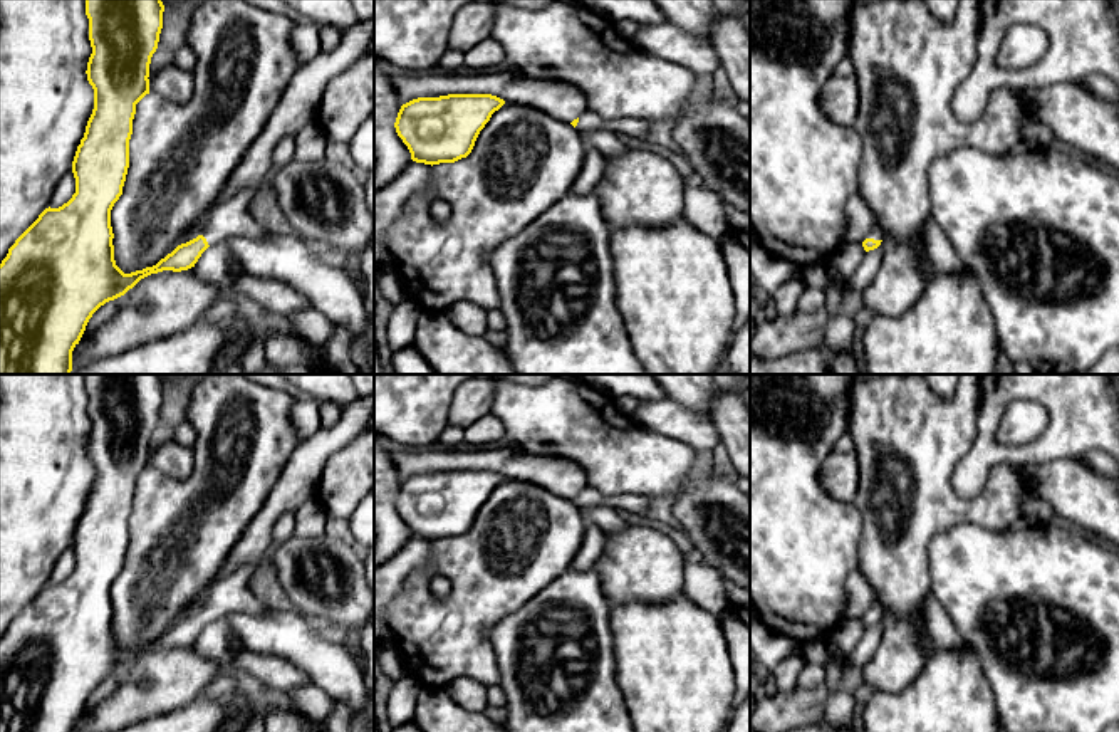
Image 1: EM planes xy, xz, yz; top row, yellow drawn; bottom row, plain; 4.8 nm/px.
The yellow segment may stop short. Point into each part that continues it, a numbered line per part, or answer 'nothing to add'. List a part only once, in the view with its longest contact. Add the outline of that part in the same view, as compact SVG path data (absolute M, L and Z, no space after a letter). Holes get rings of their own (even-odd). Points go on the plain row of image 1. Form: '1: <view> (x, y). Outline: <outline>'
1: yz (874, 608). Outline: M872 598L866 614L874 614L874 616L882 616L884 614L882 604L877 598Z

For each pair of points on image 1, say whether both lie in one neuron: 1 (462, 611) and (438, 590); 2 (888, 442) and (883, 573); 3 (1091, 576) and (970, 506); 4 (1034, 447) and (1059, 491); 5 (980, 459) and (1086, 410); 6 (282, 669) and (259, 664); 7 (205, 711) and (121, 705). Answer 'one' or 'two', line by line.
1: two
2: one
3: two
4: two
5: one
6: one
7: two

